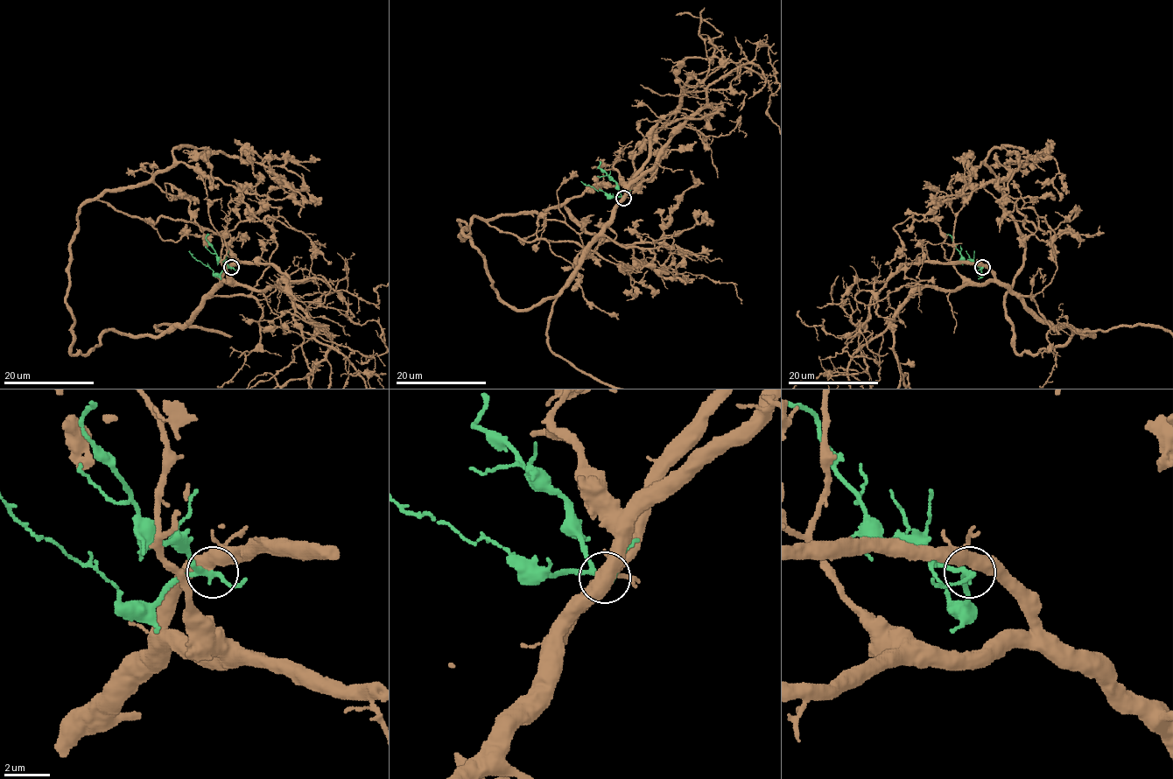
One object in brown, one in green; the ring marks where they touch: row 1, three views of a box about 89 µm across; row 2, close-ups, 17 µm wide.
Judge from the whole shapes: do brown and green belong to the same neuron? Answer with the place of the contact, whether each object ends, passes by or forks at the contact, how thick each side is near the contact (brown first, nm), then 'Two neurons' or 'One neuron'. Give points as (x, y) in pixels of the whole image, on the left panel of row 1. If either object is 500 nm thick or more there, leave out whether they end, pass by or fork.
Place: (231, 267). At the ring brown passes by. At the ring green forks. Thickness 480 nm (brown) against 190 nm. Two neurons

